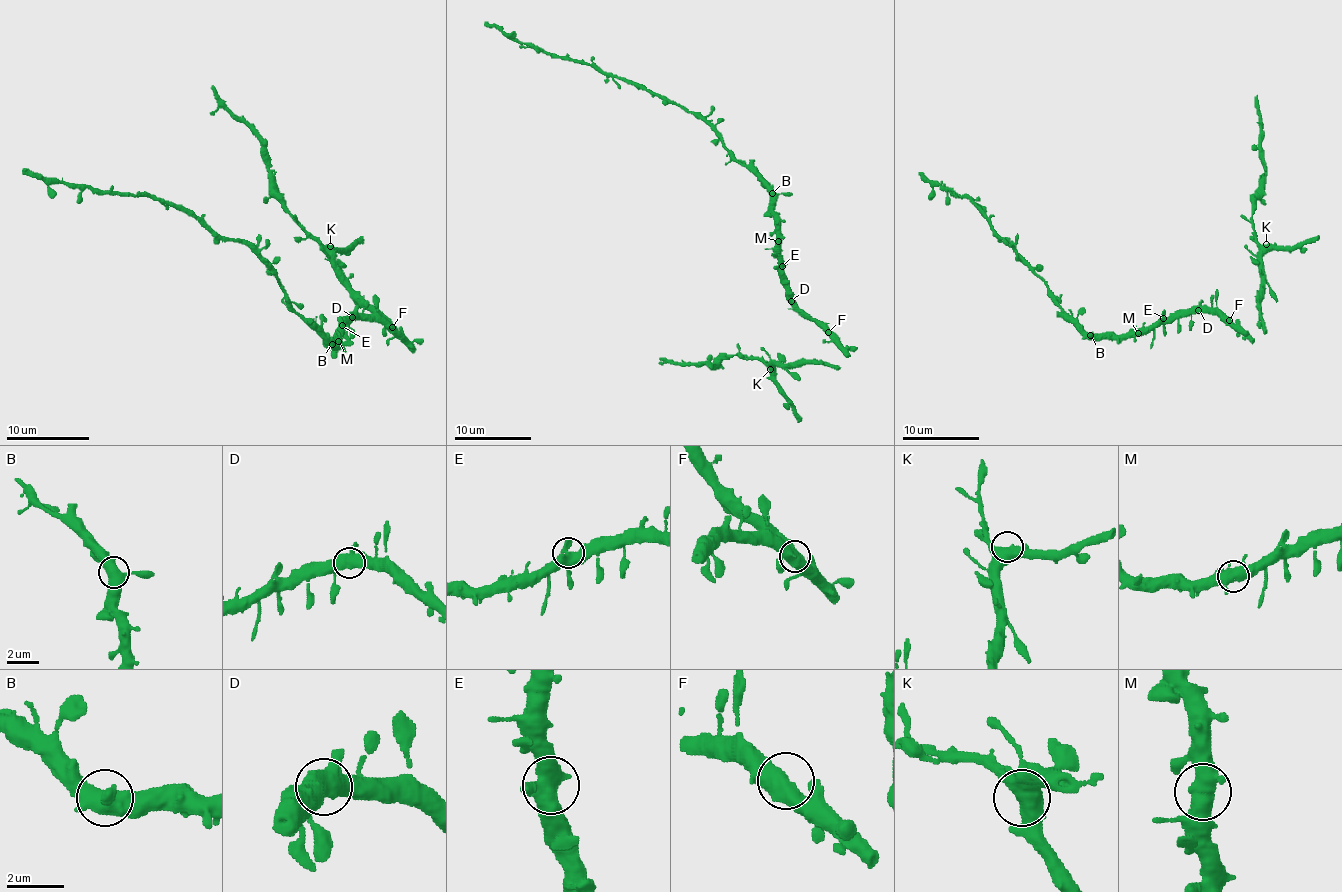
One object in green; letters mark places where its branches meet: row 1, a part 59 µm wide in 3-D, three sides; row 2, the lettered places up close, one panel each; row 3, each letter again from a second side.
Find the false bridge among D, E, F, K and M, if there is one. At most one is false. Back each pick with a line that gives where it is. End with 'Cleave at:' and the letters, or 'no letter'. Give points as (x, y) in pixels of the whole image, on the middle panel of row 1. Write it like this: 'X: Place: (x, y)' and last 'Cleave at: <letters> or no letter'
Cleave at: no letter

